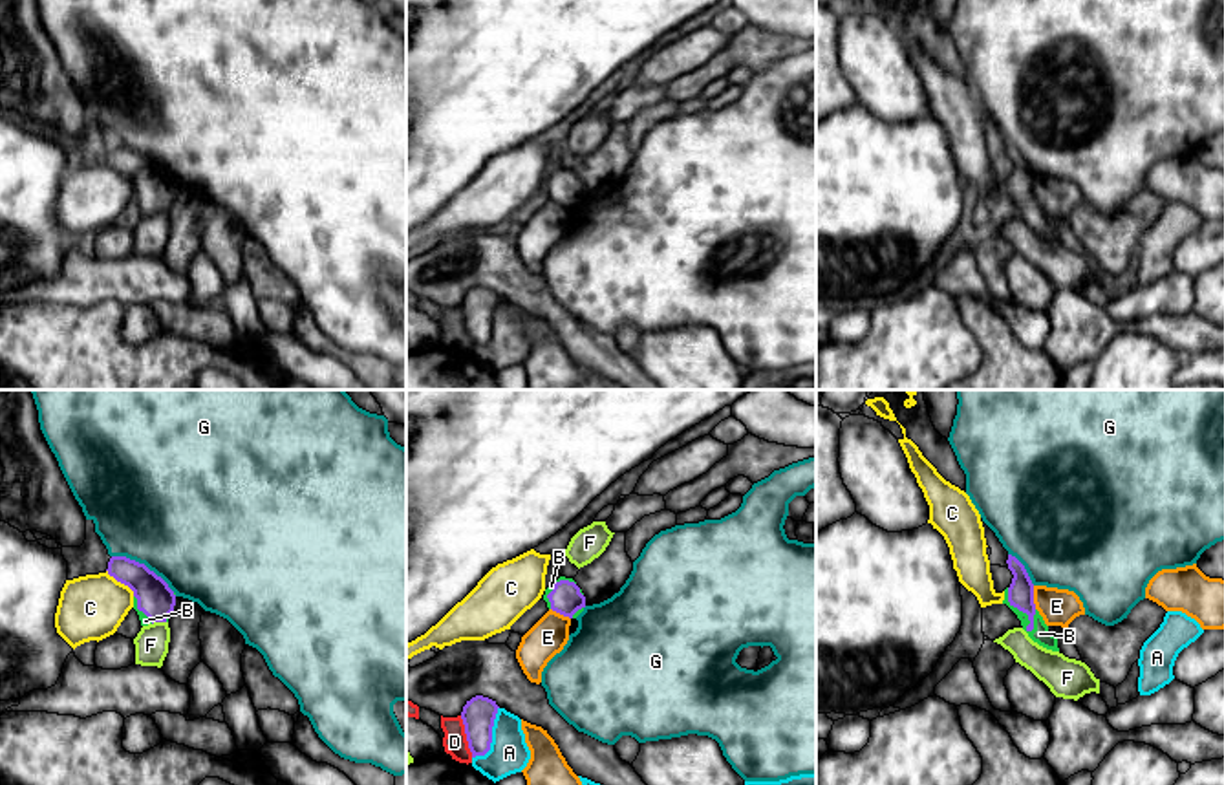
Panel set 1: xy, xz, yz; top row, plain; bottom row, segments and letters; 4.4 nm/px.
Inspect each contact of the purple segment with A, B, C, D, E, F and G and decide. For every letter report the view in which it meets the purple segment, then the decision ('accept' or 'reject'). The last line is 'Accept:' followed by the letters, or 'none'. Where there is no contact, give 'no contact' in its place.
A: contact in xz; reject
B: contact in yz; accept
C: contact in xy; reject
D: contact in xz; reject
E: contact in yz; reject
F: contact in xy; reject
G: contact in xy; reject
Accept: B

